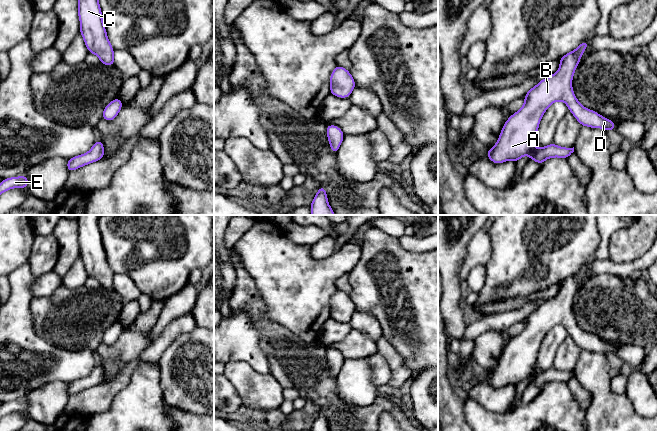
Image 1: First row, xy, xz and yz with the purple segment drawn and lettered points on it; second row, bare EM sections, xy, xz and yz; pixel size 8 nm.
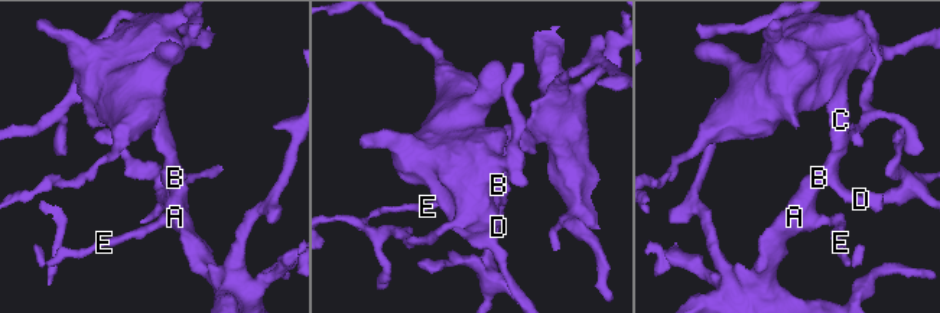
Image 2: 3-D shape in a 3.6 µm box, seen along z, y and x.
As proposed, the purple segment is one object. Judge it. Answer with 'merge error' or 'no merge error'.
no merge error

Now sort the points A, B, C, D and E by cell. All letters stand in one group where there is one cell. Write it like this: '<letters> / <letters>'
A B C D E

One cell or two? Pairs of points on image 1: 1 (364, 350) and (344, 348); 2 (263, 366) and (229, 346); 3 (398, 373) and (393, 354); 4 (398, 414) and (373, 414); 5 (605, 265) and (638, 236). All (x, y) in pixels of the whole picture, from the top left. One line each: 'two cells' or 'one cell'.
1: one cell
2: one cell
3: one cell
4: one cell
5: two cells

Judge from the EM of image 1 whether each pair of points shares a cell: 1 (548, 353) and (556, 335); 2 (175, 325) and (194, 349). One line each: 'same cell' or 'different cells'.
1: same cell
2: different cells

